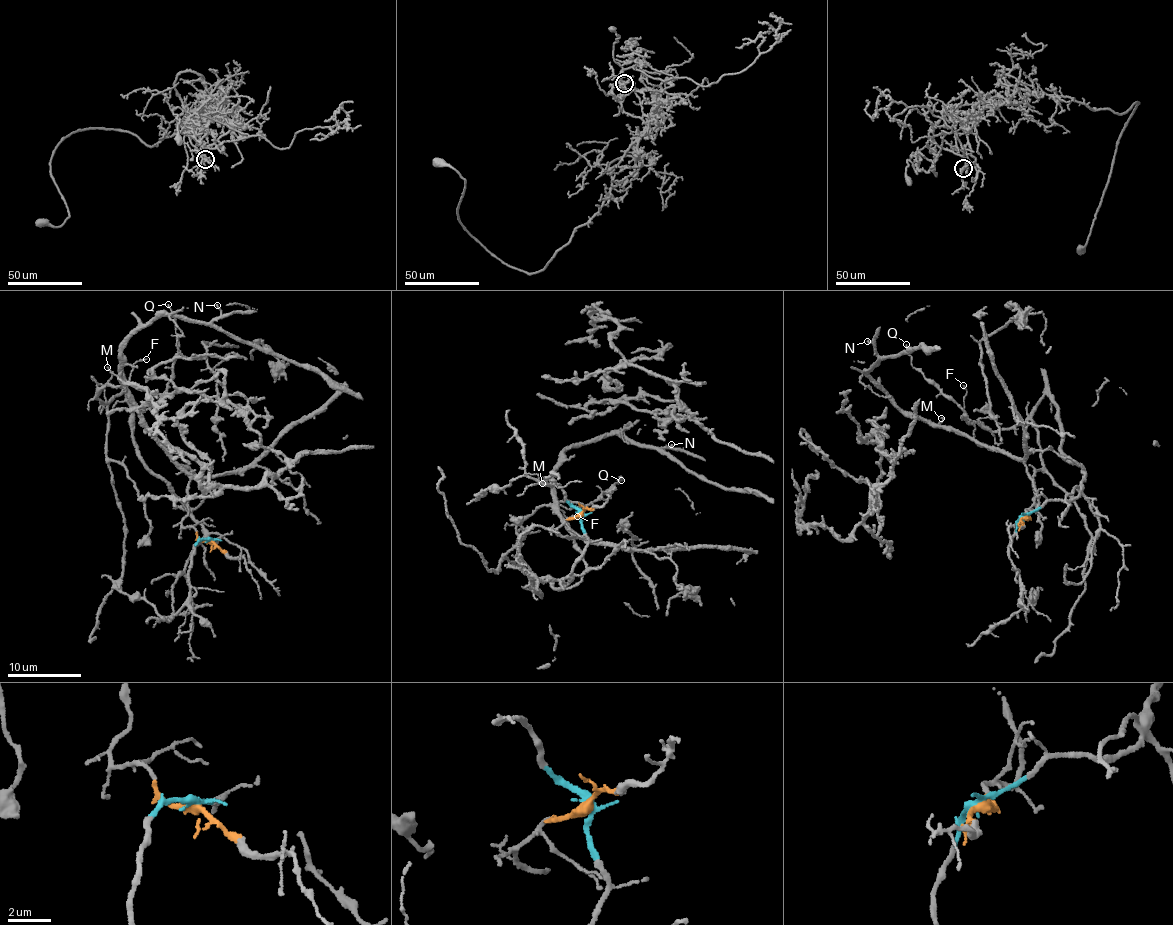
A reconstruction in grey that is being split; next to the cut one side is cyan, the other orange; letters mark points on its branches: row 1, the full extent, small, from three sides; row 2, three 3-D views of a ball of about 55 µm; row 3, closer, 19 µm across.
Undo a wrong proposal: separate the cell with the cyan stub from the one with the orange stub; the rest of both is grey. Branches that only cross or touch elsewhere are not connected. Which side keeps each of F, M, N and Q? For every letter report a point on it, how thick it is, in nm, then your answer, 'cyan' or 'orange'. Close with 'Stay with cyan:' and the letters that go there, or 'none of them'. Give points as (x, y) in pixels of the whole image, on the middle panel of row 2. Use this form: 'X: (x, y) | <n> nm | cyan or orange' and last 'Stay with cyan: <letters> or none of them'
F: (577, 516) | 140 nm | cyan
M: (542, 483) | 100 nm | orange
N: (671, 444) | 120 nm | orange
Q: (621, 480) | 90 nm | cyan
Stay with cyan: F, Q

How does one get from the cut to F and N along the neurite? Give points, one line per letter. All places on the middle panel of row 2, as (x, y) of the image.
F: (582, 514), (585, 551), (573, 578), (562, 590), (534, 577), (538, 595), (516, 527), (541, 506), (578, 515)
N: (582, 514), (559, 535), (578, 534), (562, 523), (552, 495), (558, 459), (611, 435), (671, 444)

